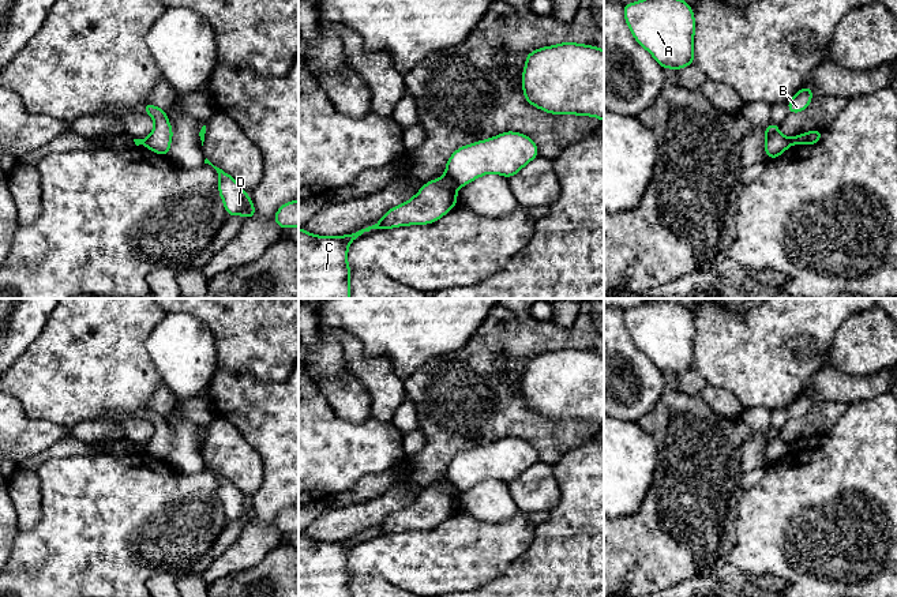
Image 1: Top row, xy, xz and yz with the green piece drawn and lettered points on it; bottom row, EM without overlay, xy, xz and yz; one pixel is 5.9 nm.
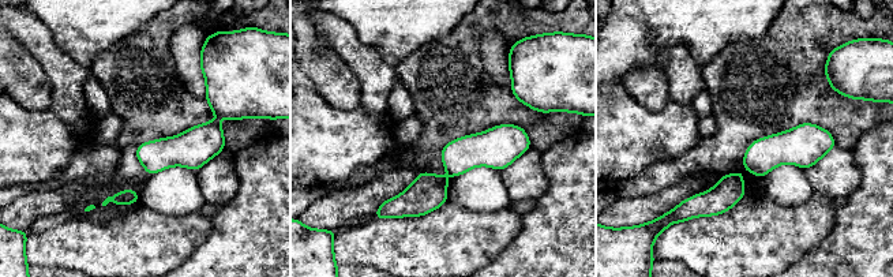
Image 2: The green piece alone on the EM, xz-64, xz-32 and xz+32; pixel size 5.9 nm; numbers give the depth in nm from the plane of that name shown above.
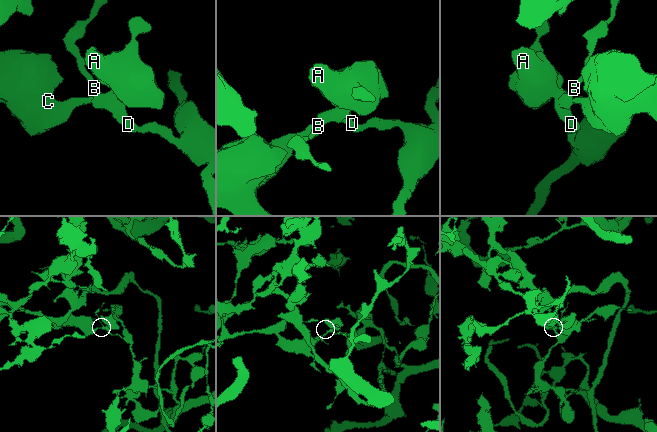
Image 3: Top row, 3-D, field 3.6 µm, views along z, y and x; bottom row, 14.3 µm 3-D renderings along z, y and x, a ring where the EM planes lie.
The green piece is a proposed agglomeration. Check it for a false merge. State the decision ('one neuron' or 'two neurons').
two neurons

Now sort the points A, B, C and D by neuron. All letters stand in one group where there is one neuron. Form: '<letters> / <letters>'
A B D / C

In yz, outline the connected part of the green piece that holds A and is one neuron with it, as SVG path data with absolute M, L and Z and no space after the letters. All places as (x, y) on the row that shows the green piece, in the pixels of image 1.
M641 0L623 5L635 41L665 70L694 64L695 19L684 0Z

